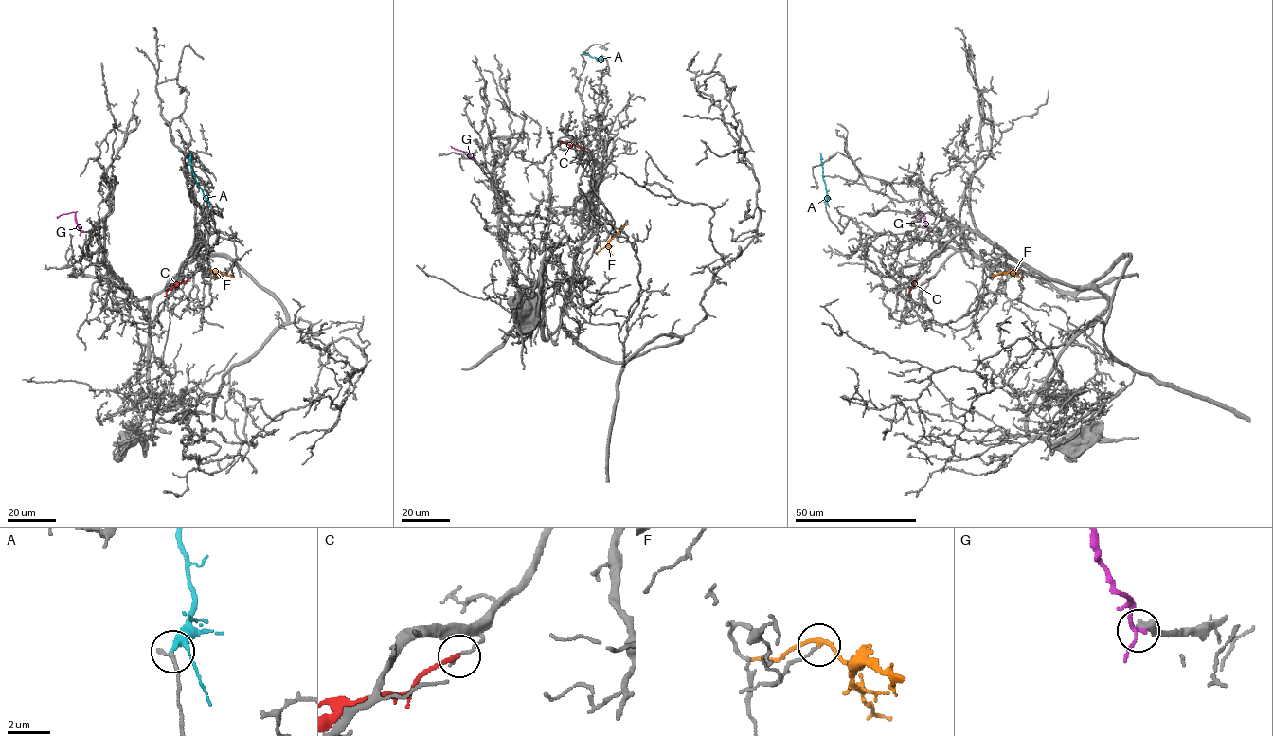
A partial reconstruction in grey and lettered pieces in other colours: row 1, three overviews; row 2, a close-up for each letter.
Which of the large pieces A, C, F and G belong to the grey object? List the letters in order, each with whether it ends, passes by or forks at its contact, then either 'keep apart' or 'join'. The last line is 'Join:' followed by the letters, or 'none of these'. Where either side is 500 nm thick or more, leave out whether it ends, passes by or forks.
A: it passes by; keep apart
C: it ends there; keep apart
F: it passes by; keep apart
G: it passes by; keep apart
Join: none of these

